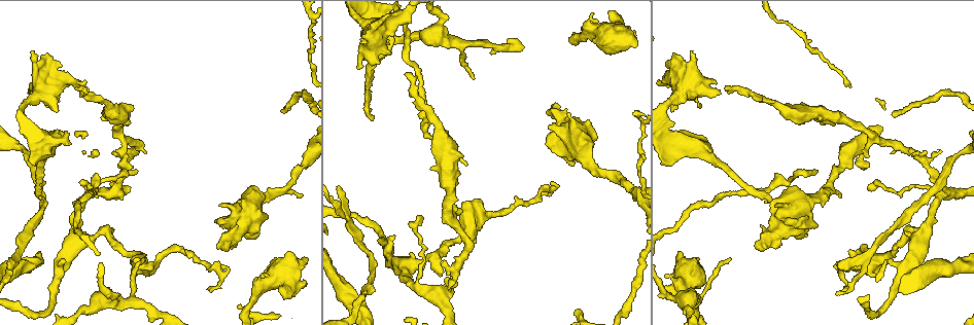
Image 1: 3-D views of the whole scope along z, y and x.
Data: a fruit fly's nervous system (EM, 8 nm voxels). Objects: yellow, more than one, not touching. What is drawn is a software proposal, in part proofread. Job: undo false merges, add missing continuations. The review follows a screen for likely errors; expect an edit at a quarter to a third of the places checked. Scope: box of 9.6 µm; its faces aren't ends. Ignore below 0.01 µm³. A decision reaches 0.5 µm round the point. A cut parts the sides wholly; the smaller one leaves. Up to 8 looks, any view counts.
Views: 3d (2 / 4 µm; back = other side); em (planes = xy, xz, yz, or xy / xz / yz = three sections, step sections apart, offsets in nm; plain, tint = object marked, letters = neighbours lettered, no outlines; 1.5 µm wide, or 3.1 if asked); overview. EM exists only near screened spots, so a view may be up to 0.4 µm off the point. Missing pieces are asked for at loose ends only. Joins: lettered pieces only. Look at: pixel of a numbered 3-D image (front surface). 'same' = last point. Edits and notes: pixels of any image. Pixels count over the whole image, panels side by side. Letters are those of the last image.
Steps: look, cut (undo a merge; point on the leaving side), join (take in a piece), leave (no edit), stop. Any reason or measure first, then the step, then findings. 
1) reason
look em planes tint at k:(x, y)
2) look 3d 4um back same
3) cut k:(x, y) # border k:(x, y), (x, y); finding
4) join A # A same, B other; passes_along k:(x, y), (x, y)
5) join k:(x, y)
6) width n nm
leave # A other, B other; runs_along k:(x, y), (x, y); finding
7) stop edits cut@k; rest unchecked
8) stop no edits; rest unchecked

an open end
look em planes letters at 1:(361, 40)

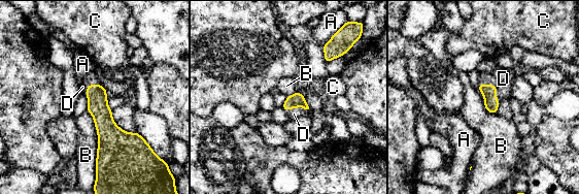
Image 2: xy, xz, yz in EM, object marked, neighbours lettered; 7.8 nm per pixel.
join D # A other, B other, C other, D same; the neuron continues

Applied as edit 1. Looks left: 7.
branch stops here
look 3d 2um at 1:(779, 206)

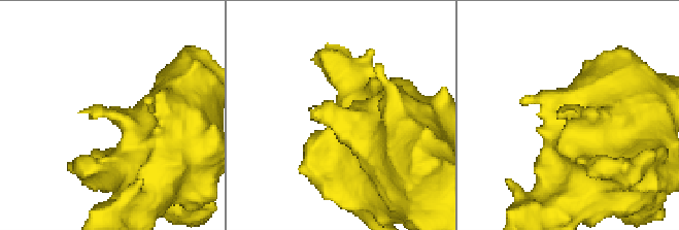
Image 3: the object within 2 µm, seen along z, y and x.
look em xz step 4 tint at 3:(312, 106)

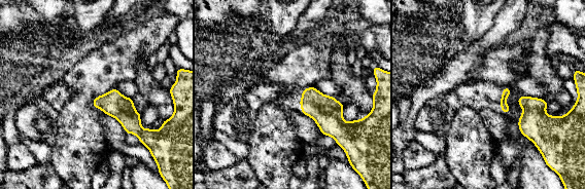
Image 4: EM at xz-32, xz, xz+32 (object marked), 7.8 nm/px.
what lies round it
look em xz step 4 letters same

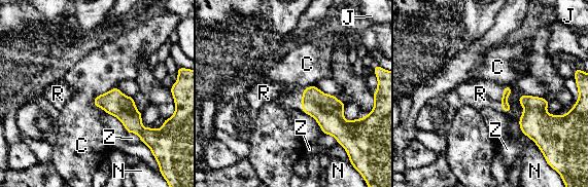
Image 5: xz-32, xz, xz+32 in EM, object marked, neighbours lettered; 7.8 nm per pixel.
join R # C other, J other, N other, R same, Z other; it goes on there

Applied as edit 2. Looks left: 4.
redraw
look overview

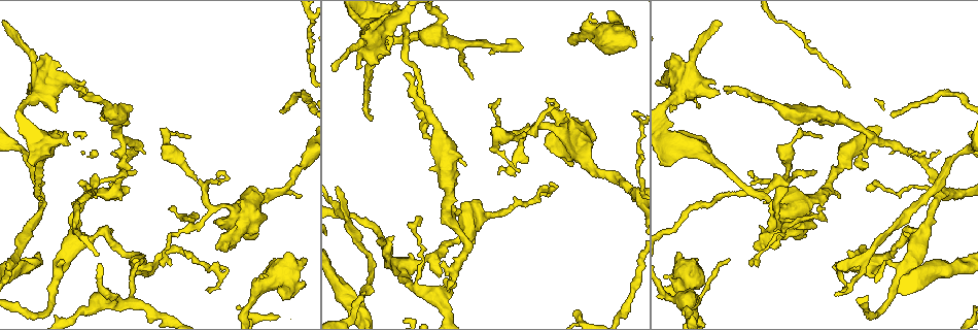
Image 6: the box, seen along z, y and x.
an open end
look em planes letters at 6:(171, 263)

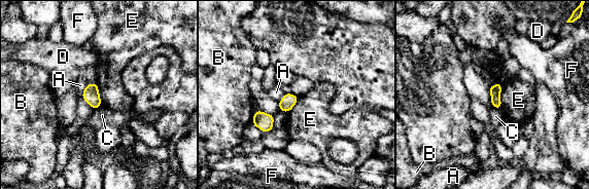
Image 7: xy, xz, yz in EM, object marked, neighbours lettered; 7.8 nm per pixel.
width 90 nm
leave # A other, B other, C other, D other, E other, F other; border 7:(499, 81), (501, 86), (501, 107); none of them fits

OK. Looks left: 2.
stop edits join@2, join@5; rest unchecked

